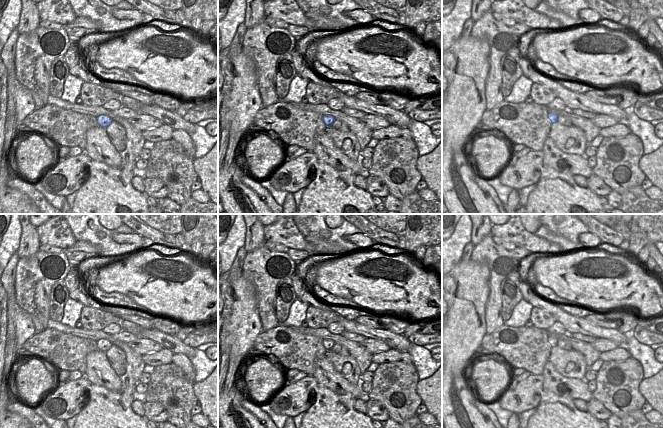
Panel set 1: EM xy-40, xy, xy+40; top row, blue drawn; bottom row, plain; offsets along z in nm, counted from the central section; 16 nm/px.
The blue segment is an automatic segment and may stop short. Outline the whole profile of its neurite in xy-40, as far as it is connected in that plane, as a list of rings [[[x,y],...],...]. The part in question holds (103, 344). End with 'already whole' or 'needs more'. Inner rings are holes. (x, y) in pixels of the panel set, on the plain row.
[[[99,339],[97,341],[97,346],[99,350],[106,353],[108,359],[110,358],[111,354],[113,354],[114,352],[117,352],[118,350],[118,348],[113,347],[112,343],[106,339]]]; needs more

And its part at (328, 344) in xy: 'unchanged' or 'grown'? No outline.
grown

